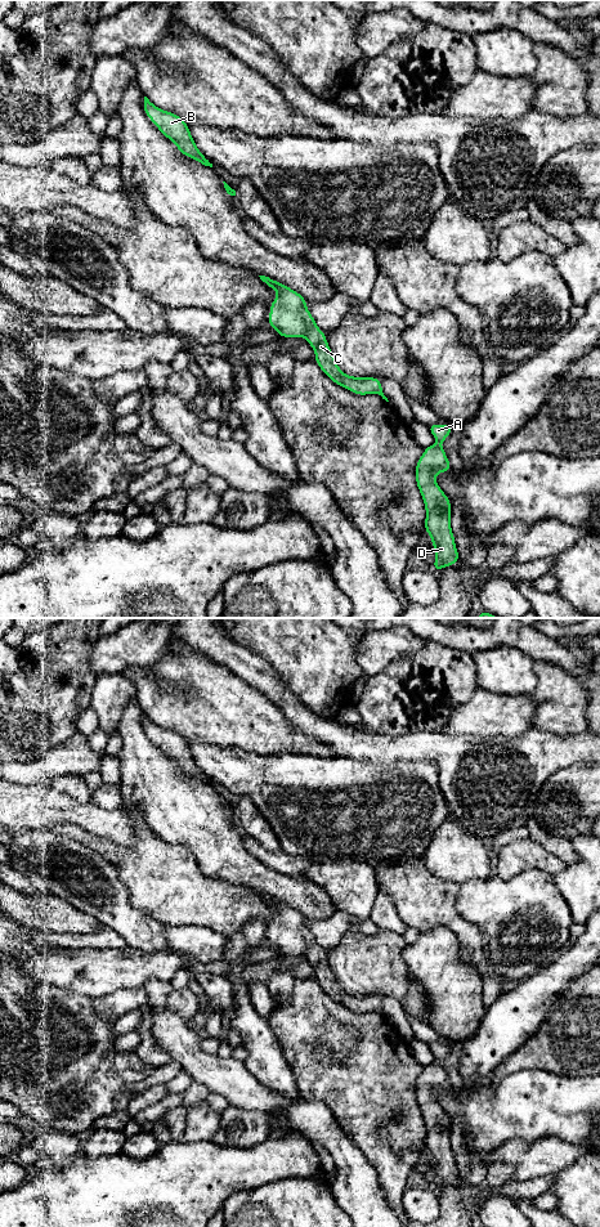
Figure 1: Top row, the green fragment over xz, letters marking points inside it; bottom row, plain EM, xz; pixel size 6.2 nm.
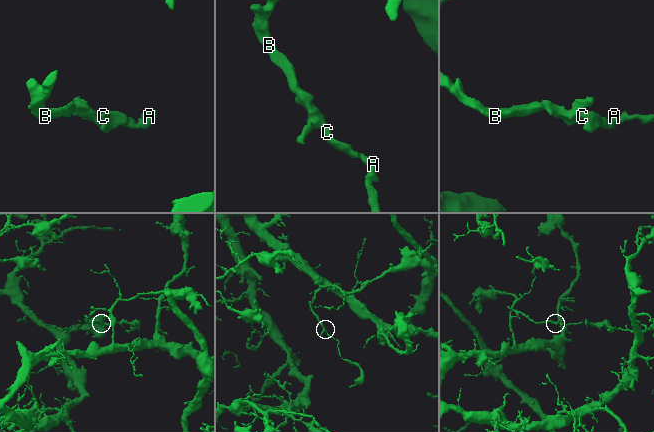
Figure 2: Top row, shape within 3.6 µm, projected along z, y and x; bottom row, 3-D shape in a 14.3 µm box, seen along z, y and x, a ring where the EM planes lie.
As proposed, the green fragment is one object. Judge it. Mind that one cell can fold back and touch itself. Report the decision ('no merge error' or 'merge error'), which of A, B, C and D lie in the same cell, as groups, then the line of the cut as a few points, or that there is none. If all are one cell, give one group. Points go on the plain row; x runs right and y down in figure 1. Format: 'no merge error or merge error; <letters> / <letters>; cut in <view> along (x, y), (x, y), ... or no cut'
no merge error; A B C D; no cut

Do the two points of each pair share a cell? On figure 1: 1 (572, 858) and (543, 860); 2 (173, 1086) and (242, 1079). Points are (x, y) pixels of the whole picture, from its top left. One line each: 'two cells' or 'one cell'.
1: two cells
2: two cells

